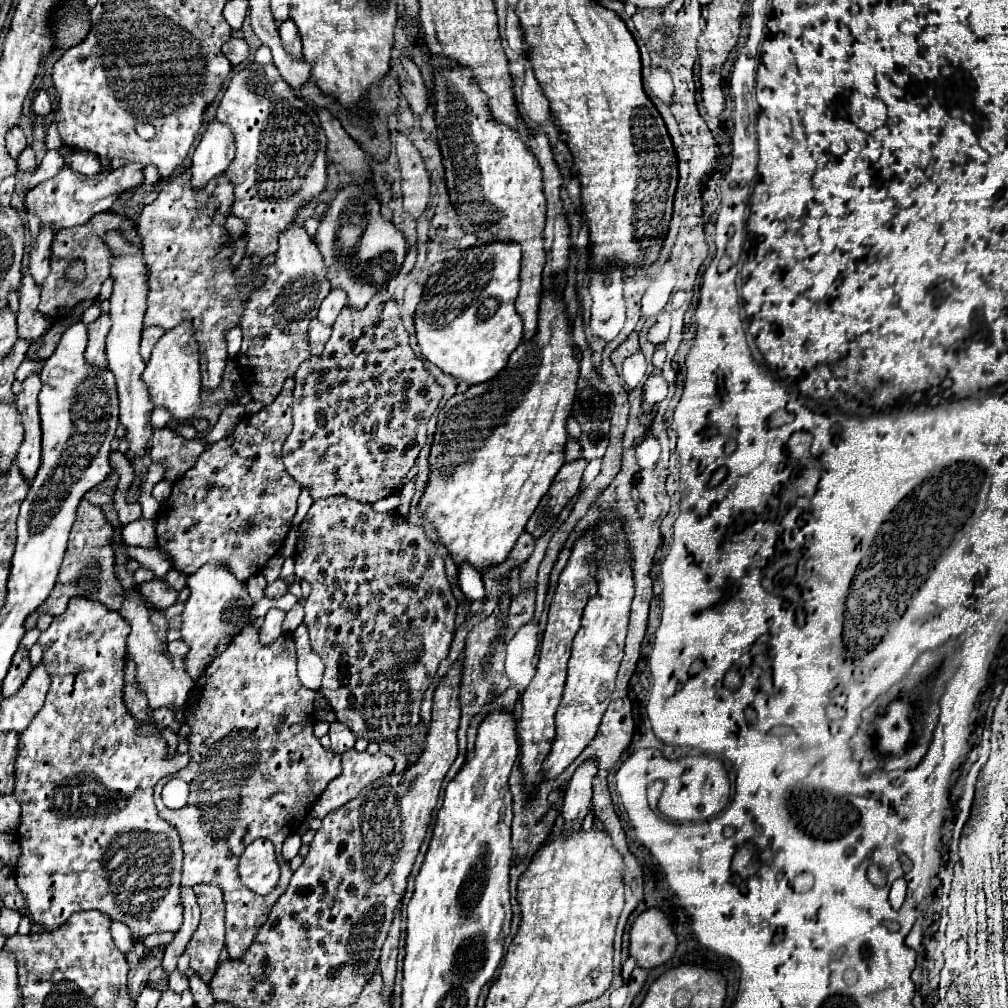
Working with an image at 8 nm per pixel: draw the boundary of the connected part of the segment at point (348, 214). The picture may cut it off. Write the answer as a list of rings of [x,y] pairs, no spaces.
[[[358,183],[344,187],[336,195],[320,221],[316,245],[324,257],[332,289],[344,289],[348,295],[348,307],[360,311],[380,289],[388,285],[396,271],[400,271],[408,249],[404,235],[392,225],[392,221],[382,217],[380,201],[368,193],[366,185]]]

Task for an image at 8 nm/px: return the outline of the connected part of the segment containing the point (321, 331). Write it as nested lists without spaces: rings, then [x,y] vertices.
[[[316,319],[310,323],[308,337],[310,337],[310,353],[312,355],[320,355],[324,351],[324,345],[330,337],[330,331],[332,331],[332,327],[320,325],[320,321],[316,321]]]

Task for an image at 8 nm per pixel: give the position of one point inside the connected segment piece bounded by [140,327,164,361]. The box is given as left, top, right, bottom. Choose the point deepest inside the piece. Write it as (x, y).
(150, 335)

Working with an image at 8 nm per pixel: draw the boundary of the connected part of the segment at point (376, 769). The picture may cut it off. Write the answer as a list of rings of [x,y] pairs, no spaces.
[[[354,749],[342,753],[342,773],[328,783],[320,801],[312,807],[310,817],[322,819],[328,811],[338,809],[340,805],[344,805],[344,801],[356,797],[356,793],[360,793],[360,789],[364,789],[372,781],[390,775],[392,769],[394,761],[382,751],[374,755],[370,755],[368,751],[358,753]]]

